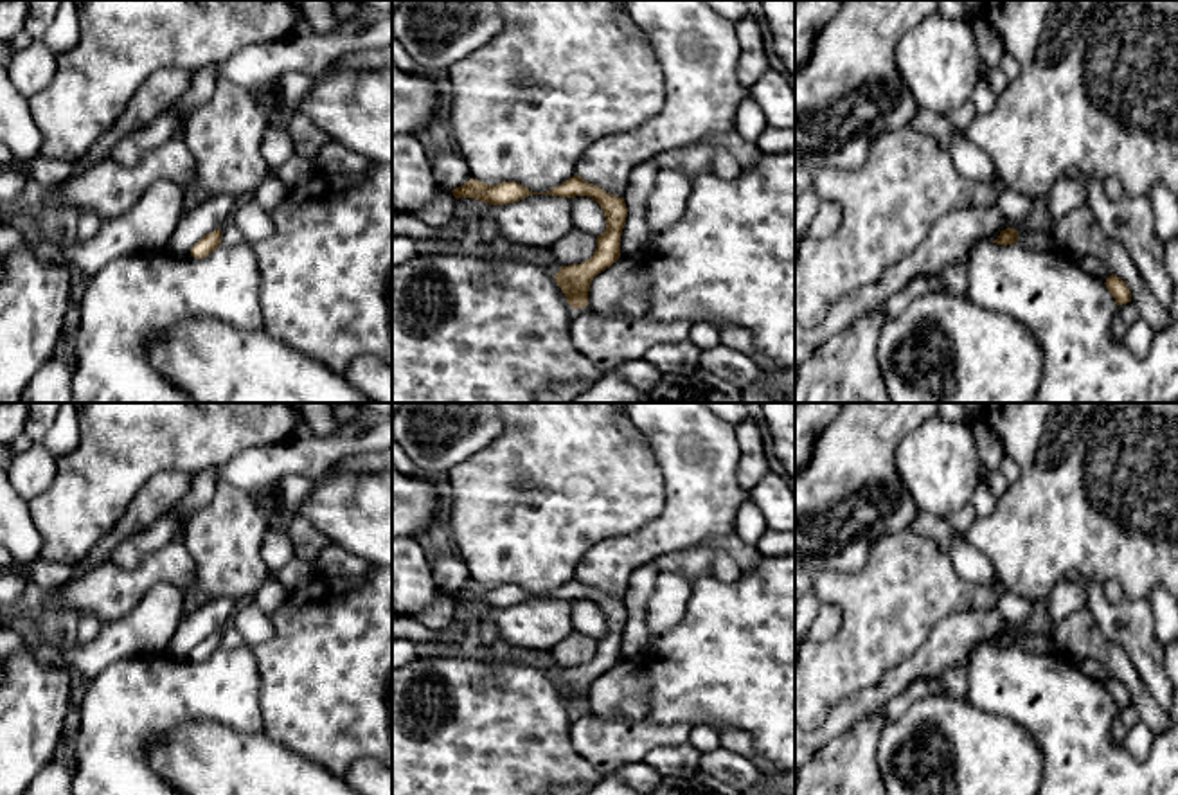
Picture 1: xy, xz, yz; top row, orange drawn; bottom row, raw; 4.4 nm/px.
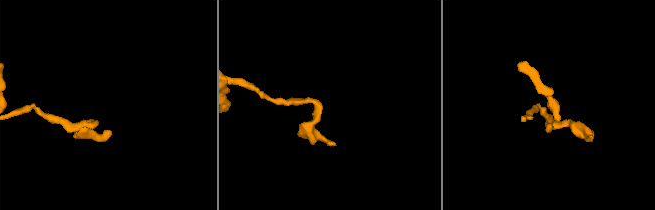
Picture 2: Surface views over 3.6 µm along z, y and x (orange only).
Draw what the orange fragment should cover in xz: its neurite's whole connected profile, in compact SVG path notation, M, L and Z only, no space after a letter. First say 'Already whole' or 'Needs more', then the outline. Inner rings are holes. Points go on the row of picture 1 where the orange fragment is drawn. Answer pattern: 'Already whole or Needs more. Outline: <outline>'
Already whole. Outline: M574 174L547 192L532 192L516 182L487 185L475 178L453 189L451 192L457 200L475 198L489 205L514 203L531 194L547 194L559 198L588 196L595 200L604 212L606 230L597 236L597 248L593 255L581 264L561 266L561 270L554 275L558 286L567 297L567 302L574 309L588 306L588 291L593 277L610 268L620 257L619 241L628 216L624 198L613 196L599 185L585 182L579 174Z

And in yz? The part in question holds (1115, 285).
Already whole. Outline: M1111 273L1104 284L1108 291L1113 295L1117 306L1131 302L1129 288L1120 277Z

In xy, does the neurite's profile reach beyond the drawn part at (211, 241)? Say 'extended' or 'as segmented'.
as segmented

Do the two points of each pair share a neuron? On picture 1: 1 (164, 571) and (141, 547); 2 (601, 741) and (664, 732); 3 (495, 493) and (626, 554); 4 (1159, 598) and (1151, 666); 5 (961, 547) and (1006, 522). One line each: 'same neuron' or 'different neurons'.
1: different neurons
2: same neuron
3: different neurons
4: different neurons
5: different neurons

